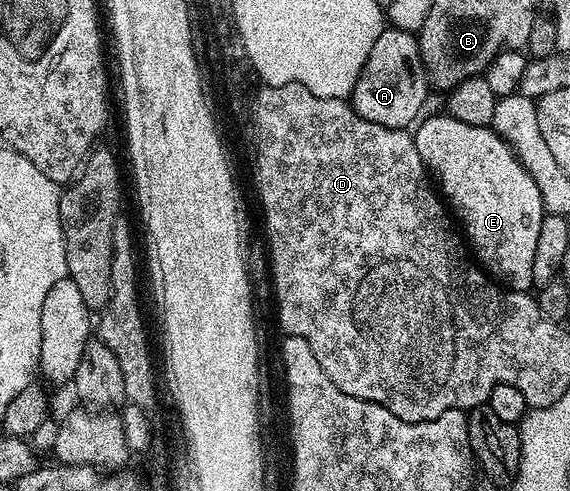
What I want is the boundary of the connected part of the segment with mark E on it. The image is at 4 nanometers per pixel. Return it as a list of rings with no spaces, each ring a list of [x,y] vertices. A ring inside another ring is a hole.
[[[448,115],[427,117],[416,126],[413,142],[426,170],[439,186],[440,196],[447,202],[452,216],[459,225],[461,220],[464,240],[476,264],[504,288],[514,289],[516,293],[529,293],[534,288],[533,268],[535,246],[539,244],[539,227],[543,227],[543,219],[547,216],[545,200],[539,187],[535,187],[535,179],[531,179],[521,160],[513,154],[512,147],[490,126],[471,127],[471,123],[459,123],[459,119]]]

